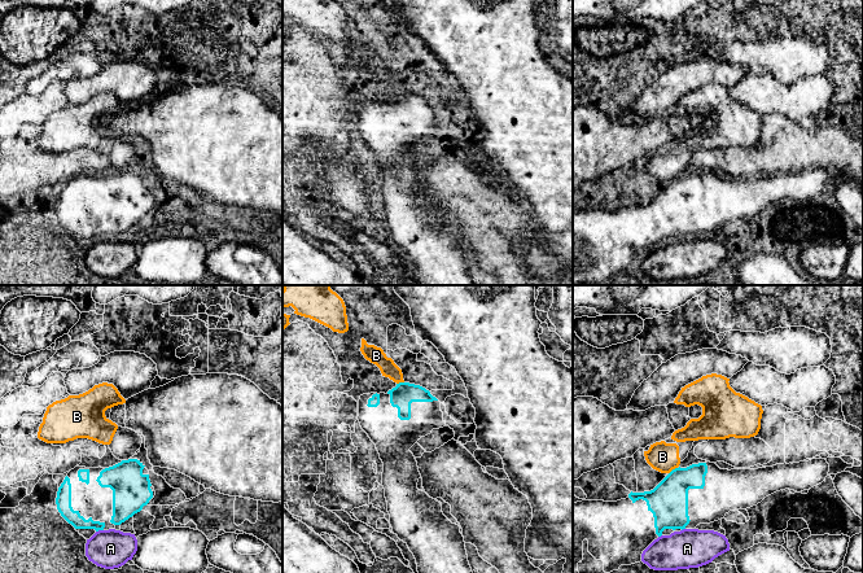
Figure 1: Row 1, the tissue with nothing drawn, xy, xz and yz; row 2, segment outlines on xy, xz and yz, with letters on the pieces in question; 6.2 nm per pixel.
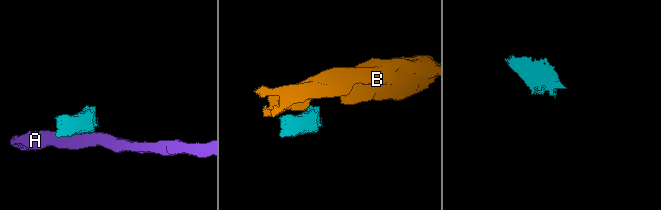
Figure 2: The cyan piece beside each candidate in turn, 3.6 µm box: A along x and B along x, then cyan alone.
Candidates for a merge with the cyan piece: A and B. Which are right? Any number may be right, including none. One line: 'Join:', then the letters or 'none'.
Join: none

